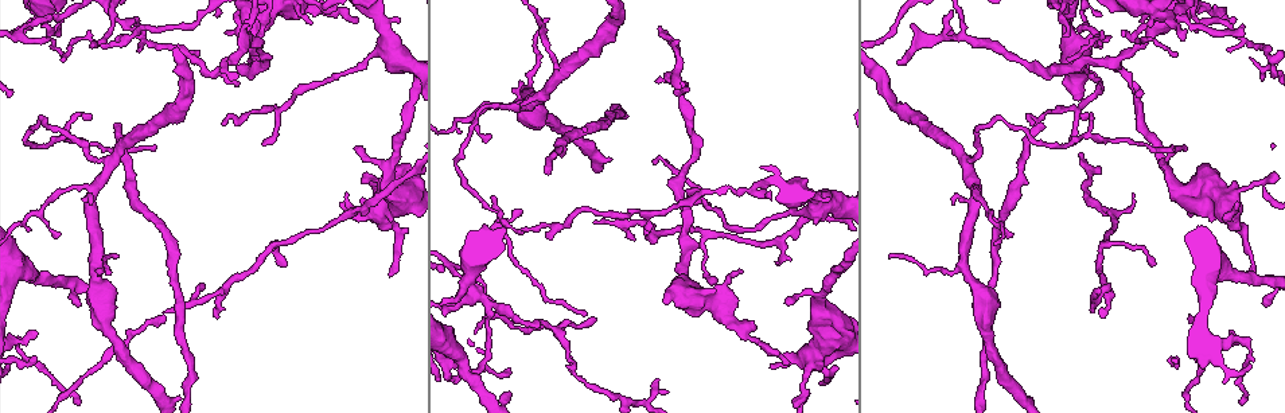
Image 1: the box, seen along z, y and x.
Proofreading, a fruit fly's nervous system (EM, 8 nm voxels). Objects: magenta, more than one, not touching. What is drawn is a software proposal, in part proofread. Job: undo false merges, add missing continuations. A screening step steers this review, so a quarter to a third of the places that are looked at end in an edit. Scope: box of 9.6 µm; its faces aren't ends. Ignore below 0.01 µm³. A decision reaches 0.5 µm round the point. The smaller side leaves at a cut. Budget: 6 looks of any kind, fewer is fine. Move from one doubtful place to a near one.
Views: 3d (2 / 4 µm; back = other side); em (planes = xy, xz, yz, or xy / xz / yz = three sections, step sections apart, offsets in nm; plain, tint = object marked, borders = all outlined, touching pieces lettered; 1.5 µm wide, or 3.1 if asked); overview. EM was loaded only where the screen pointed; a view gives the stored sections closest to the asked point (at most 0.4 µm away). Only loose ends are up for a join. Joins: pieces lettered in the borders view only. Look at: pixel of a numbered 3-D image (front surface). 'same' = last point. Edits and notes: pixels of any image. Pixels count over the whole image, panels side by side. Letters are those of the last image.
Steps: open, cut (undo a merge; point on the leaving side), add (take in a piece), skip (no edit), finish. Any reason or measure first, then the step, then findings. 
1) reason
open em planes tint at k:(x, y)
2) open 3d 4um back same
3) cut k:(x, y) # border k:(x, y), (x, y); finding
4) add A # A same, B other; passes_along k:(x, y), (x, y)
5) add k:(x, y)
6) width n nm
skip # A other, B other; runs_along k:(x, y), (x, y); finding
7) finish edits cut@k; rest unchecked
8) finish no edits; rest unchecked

branch stops here
open em planes tint at 1:(1042, 127)

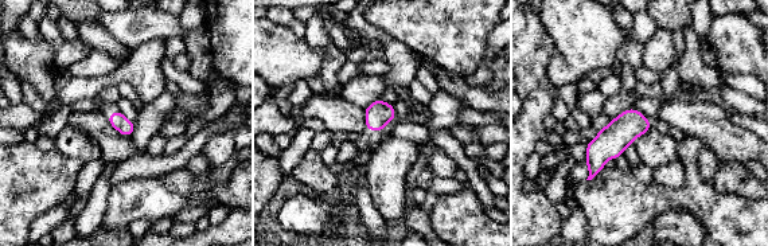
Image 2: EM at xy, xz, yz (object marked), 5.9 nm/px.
see the neighbours
open em planes borders same

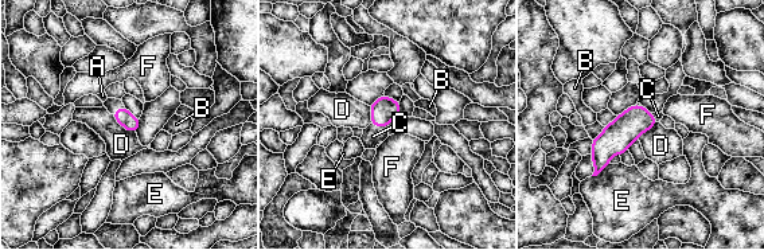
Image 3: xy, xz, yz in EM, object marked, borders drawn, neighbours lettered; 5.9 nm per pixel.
width 100 nm; longest_contact D 180 nm
add C # A other, B other, C same, D other, E other, F other; it goes on there

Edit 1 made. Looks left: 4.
free end
open em xz step 8 tint at 1:(261, 33)

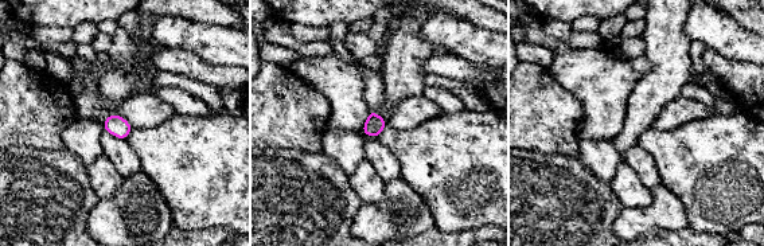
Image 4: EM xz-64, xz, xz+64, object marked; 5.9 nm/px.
open em planes borders same

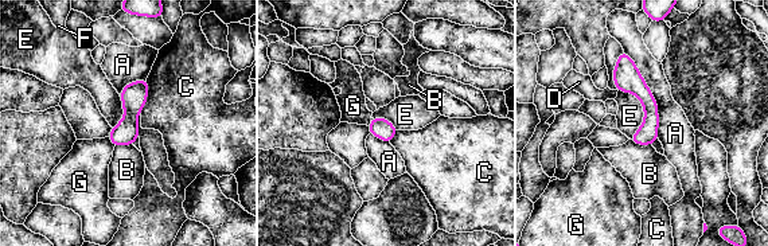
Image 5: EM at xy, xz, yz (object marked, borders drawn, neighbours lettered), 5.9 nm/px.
longest_contact A 550 nm
skip # A other, B other, C other, D other, E other, F other, G other; no lettered piece goes on from it

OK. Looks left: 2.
an open end
open em yz step 4 borders at 1:(812, 220)

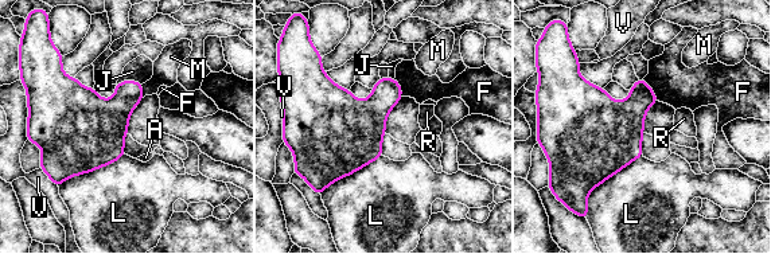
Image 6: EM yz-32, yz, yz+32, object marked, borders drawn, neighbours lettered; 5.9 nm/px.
longest_contact L 440 nm
skip # A other, F other, J other, L other, M other, R other, V other; border 6:(141, 83), (143, 97); none of them fits

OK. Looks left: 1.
finish edits add@3; rest unchecked

